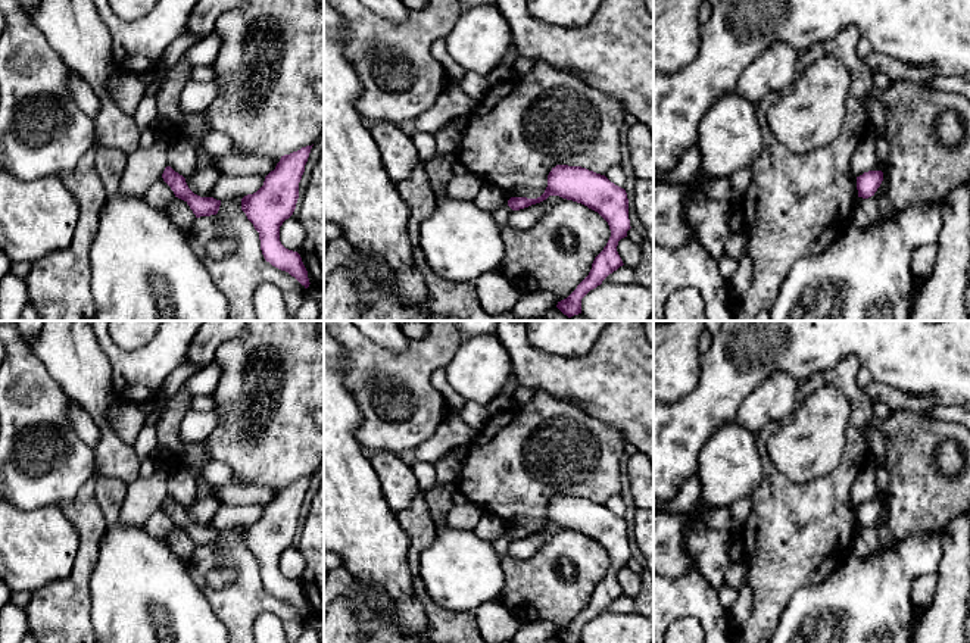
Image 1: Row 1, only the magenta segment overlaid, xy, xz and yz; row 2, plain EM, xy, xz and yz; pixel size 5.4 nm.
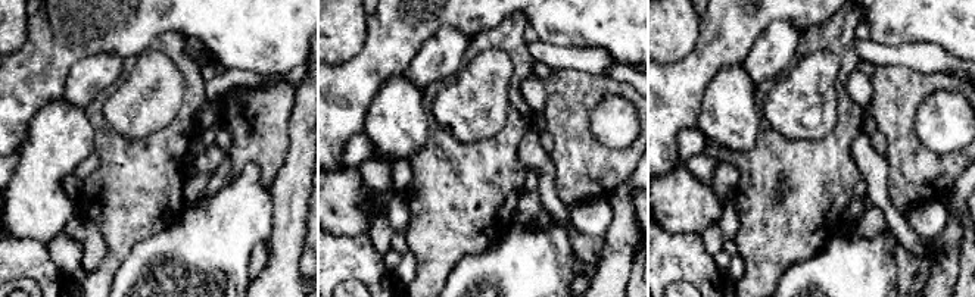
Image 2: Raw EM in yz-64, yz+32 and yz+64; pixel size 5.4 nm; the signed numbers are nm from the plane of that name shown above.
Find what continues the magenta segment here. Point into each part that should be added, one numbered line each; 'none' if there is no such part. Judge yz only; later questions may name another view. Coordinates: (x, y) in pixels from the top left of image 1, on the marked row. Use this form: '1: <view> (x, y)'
none

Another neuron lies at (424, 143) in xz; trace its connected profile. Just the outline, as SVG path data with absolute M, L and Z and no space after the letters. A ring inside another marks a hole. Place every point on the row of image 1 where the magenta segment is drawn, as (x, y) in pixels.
M418 131L411 138L415 144L421 162L431 160L437 156L434 134Z

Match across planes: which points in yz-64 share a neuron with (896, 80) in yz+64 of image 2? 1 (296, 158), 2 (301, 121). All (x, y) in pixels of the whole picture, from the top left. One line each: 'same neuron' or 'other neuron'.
1: other neuron
2: other neuron

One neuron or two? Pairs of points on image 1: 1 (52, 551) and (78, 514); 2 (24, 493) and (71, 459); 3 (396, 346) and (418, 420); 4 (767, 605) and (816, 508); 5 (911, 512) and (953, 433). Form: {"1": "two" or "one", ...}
{"1": "two", "2": "one", "3": "two", "4": "one", "5": "one"}

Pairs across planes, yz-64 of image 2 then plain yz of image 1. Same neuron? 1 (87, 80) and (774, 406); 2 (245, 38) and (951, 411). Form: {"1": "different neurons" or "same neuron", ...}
{"1": "same neuron", "2": "different neurons"}

